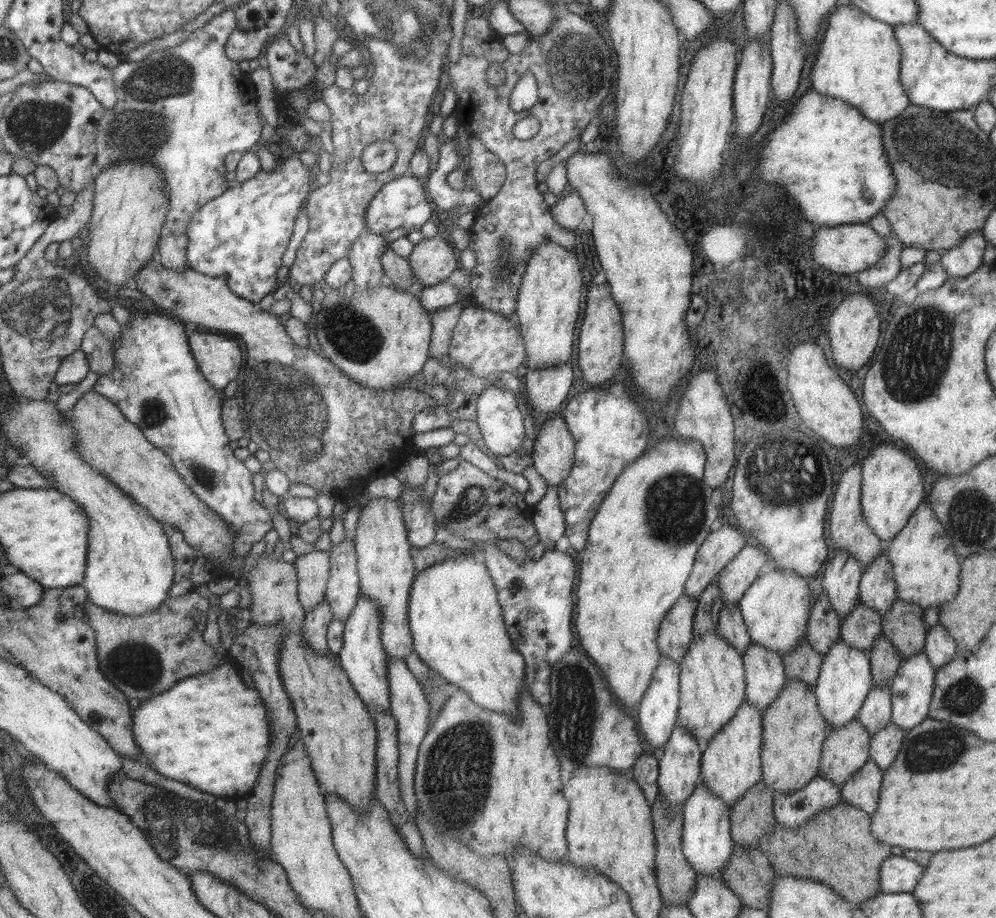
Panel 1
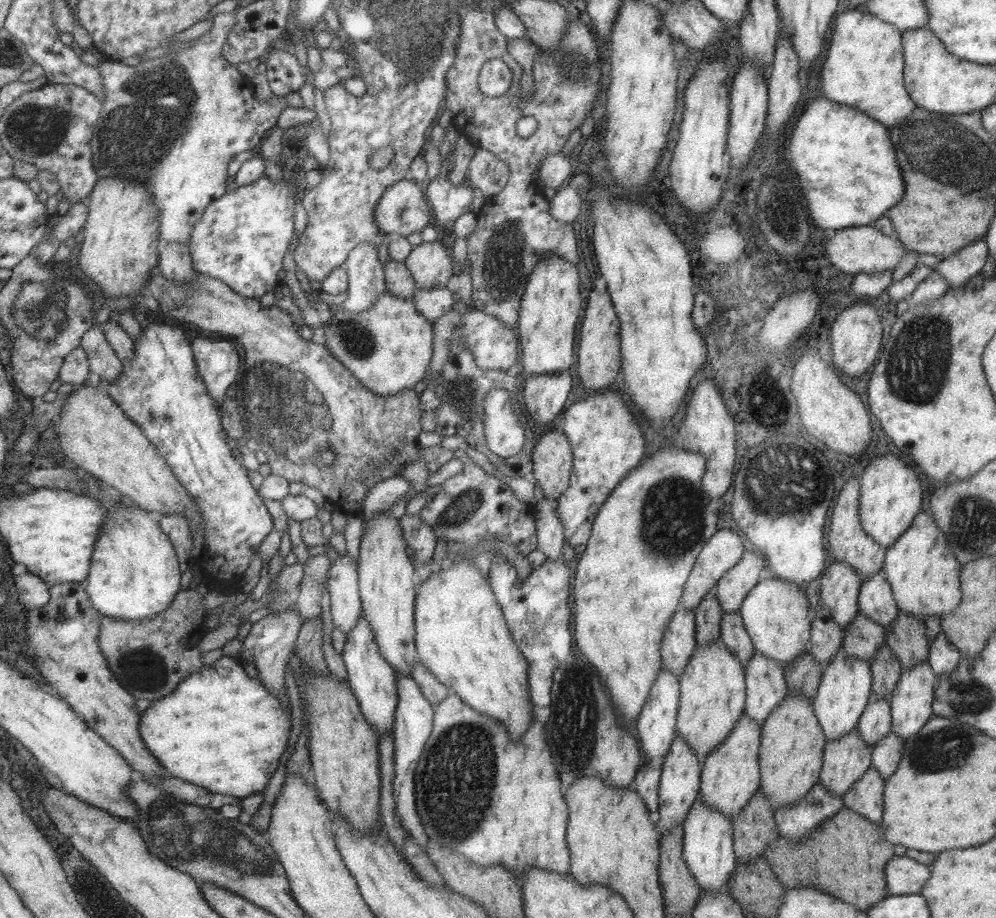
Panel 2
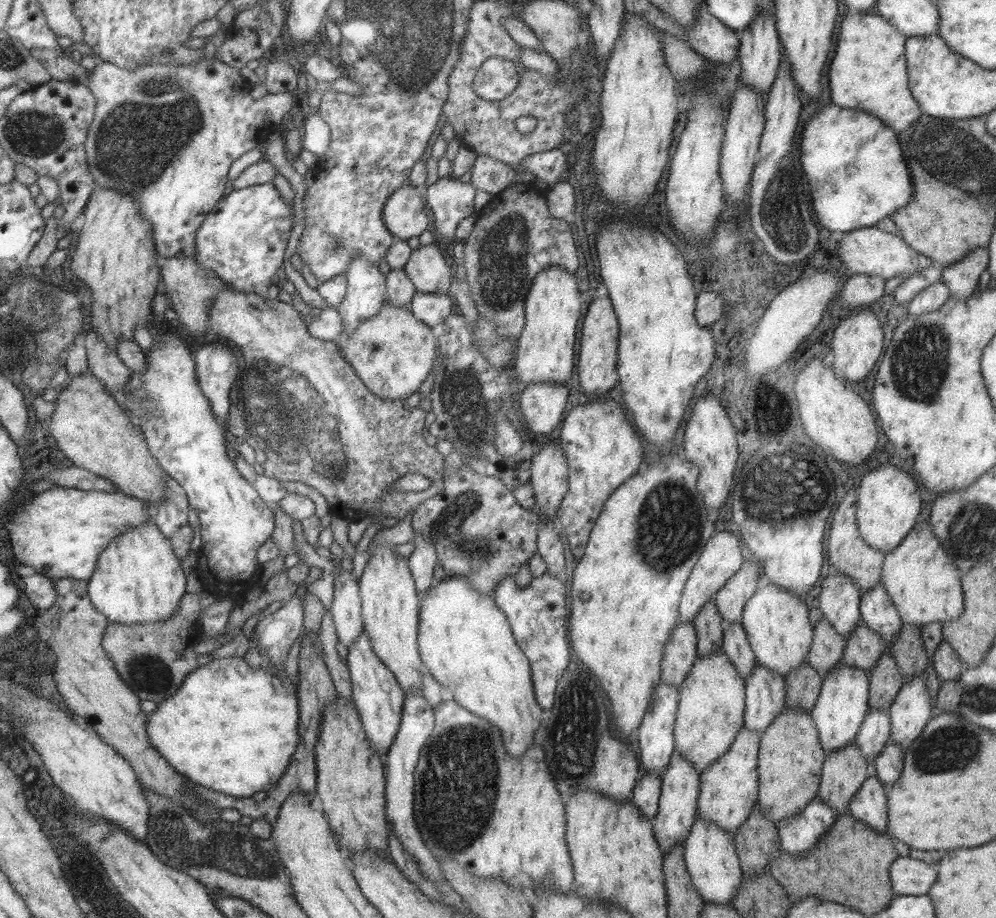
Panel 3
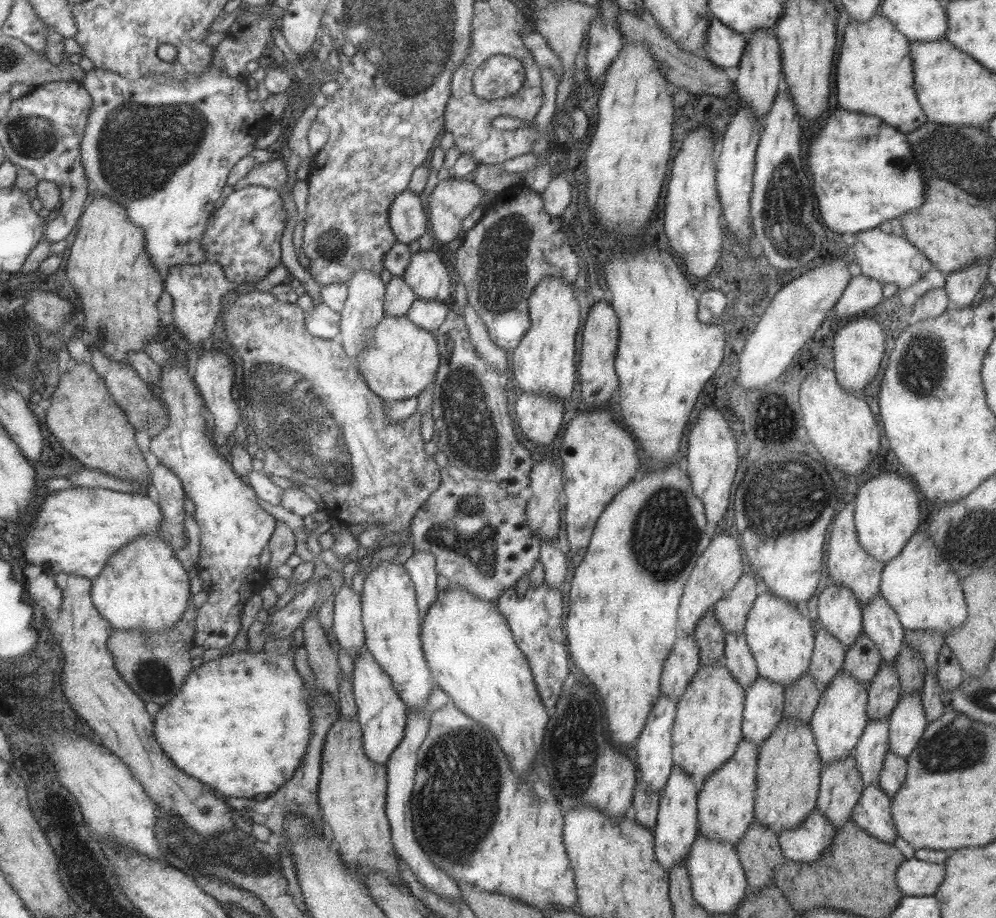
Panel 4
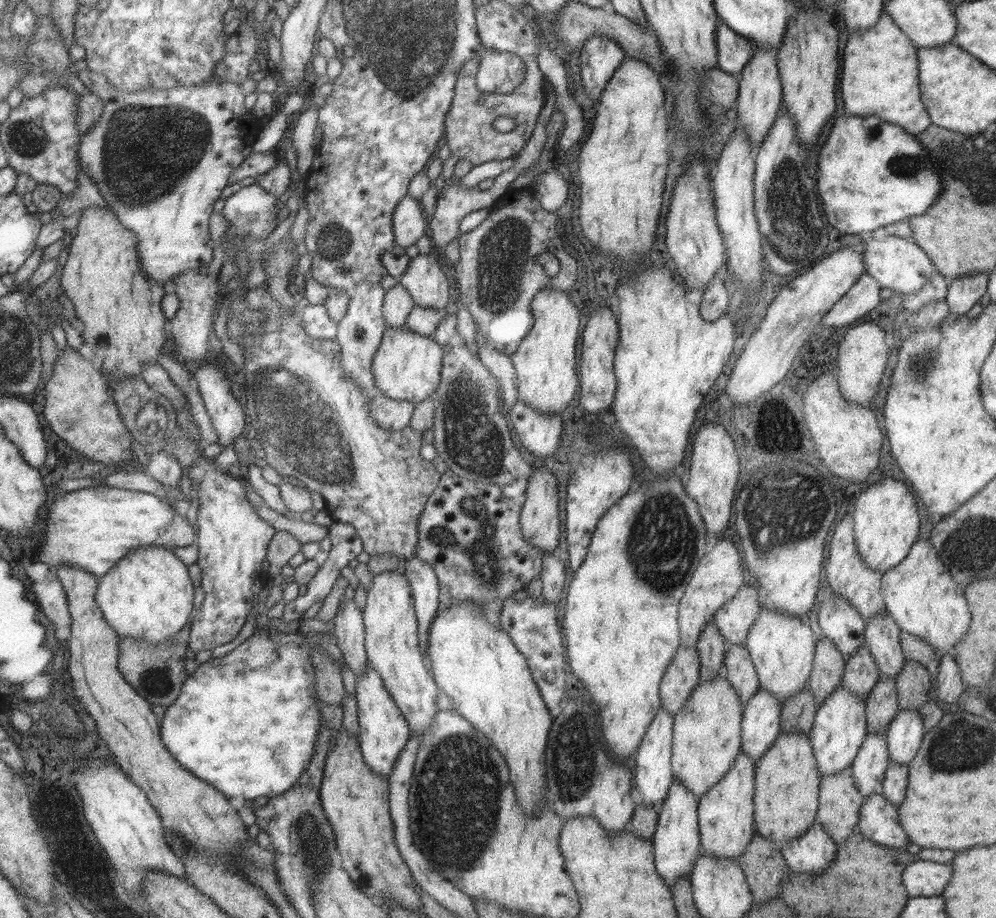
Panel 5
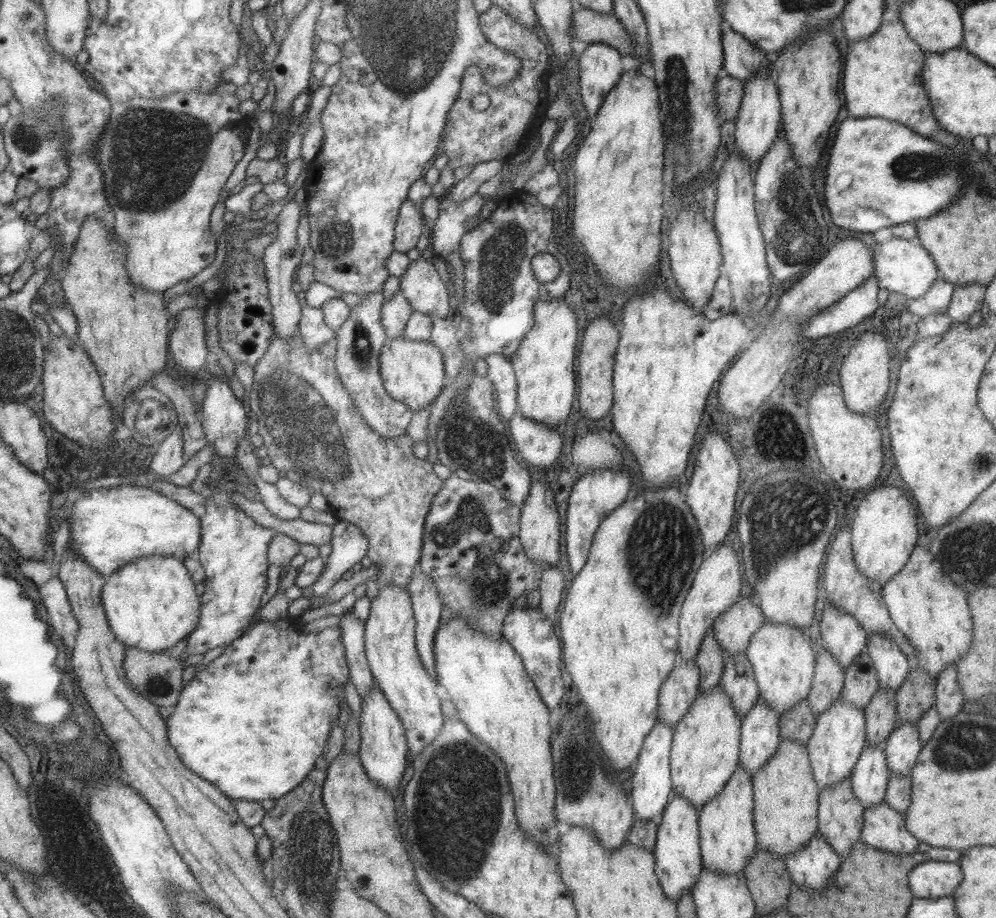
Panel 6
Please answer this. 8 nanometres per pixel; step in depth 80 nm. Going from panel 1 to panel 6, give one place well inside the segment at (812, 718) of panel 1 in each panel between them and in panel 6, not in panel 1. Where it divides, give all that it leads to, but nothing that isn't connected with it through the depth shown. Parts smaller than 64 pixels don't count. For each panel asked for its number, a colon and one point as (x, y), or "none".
2: (790, 755)
3: (790, 757)
4: (788, 765)
5: (786, 778)
6: (785, 796)

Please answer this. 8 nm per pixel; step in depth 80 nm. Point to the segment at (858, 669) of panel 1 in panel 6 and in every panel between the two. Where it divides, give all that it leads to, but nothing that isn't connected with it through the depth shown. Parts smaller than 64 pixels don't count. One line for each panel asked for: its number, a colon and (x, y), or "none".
2: (844, 689)
3: (842, 702)
4: (836, 723)
5: (839, 725)
6: (838, 736)

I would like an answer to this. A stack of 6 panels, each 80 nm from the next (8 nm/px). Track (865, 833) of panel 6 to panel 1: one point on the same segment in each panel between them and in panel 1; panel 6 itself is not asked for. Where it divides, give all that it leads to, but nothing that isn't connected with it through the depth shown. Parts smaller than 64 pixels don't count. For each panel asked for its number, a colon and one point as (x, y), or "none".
1: (861, 788)
2: (864, 796)
3: (868, 804)
4: (871, 813)
5: (877, 821)

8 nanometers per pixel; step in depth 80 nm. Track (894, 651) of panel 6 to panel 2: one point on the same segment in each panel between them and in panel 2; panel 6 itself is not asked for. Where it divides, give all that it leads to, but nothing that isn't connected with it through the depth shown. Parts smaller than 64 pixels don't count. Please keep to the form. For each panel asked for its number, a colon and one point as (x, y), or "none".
2: (875, 599)
3: (877, 611)
4: (879, 622)
5: (881, 633)

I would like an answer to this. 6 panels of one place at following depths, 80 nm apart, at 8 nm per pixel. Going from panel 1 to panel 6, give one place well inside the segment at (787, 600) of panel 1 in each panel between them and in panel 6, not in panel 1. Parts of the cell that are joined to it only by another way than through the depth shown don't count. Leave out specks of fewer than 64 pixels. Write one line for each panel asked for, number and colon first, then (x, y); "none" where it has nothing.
2: (774, 612)
3: (775, 621)
4: (779, 635)
5: (781, 646)
6: (783, 662)

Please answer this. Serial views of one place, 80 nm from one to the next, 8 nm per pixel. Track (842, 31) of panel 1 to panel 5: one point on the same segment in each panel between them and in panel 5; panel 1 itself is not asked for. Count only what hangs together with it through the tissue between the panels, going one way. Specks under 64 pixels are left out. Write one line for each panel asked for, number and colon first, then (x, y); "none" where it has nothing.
2: (863, 65)
3: (868, 71)
4: (873, 74)
5: (880, 77)

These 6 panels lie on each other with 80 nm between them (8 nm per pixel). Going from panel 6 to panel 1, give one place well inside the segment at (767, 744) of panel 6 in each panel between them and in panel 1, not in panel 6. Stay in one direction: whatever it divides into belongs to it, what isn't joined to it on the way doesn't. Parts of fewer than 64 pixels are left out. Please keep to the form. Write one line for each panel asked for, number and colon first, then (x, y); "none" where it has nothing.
1: (764, 676)
2: (765, 686)
3: (764, 689)
4: (763, 699)
5: (760, 724)

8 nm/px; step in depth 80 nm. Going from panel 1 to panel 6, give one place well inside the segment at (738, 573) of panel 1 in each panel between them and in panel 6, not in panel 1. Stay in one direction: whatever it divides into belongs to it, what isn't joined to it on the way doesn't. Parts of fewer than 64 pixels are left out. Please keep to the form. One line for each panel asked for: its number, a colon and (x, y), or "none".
2: (730, 589)
3: (729, 599)
4: (731, 609)
5: (732, 619)
6: (733, 627)

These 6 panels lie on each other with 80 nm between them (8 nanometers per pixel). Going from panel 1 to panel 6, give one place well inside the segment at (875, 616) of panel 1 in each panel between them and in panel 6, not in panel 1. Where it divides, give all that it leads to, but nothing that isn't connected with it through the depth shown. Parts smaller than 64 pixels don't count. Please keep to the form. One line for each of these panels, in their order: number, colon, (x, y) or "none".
2: (862, 636)
3: (862, 647)
4: (861, 660)
5: (860, 673)
6: (860, 681)

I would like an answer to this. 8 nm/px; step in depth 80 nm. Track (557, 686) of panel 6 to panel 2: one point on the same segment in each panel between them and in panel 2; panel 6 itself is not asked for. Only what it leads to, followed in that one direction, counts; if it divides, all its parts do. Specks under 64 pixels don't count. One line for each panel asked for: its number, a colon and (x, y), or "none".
2: (535, 609)
3: (536, 614)
4: (534, 619)
5: (531, 624)

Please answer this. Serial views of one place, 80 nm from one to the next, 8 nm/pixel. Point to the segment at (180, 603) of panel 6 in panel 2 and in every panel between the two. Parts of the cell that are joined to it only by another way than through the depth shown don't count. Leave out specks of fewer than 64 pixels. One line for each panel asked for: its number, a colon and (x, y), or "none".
2: (134, 573)
3: (137, 579)
4: (143, 585)
5: (148, 594)

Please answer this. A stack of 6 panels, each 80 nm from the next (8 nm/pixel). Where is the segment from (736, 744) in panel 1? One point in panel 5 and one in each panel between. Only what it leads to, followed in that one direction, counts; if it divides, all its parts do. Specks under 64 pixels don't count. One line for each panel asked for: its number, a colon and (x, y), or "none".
2: (730, 774)
3: (728, 790)
4: (725, 803)
5: (725, 814)

